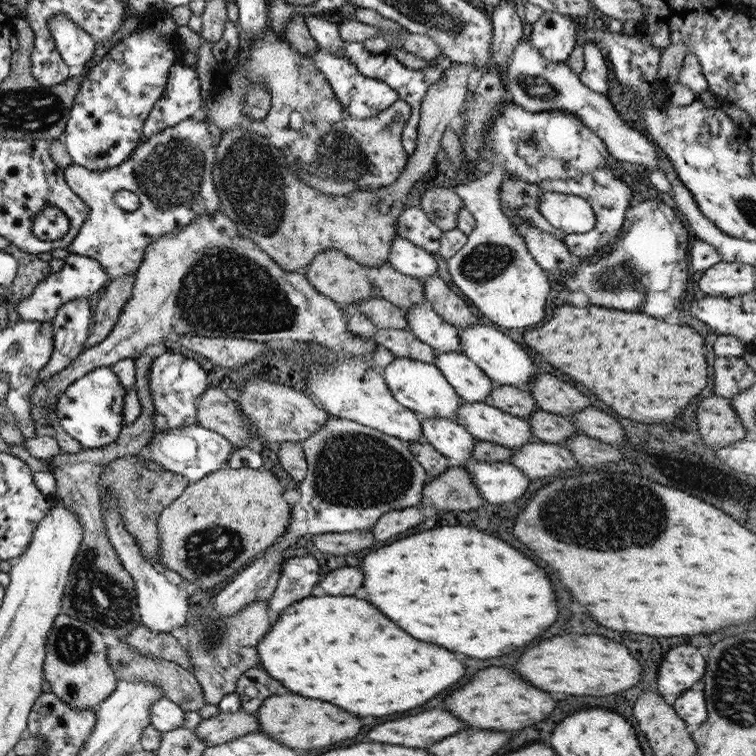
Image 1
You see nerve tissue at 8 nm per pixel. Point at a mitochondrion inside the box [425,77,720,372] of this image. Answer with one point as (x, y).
(489, 260)

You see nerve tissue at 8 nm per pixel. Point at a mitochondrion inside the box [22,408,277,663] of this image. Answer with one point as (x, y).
(96, 593)

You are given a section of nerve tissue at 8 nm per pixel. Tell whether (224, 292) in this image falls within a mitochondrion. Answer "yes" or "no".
yes

